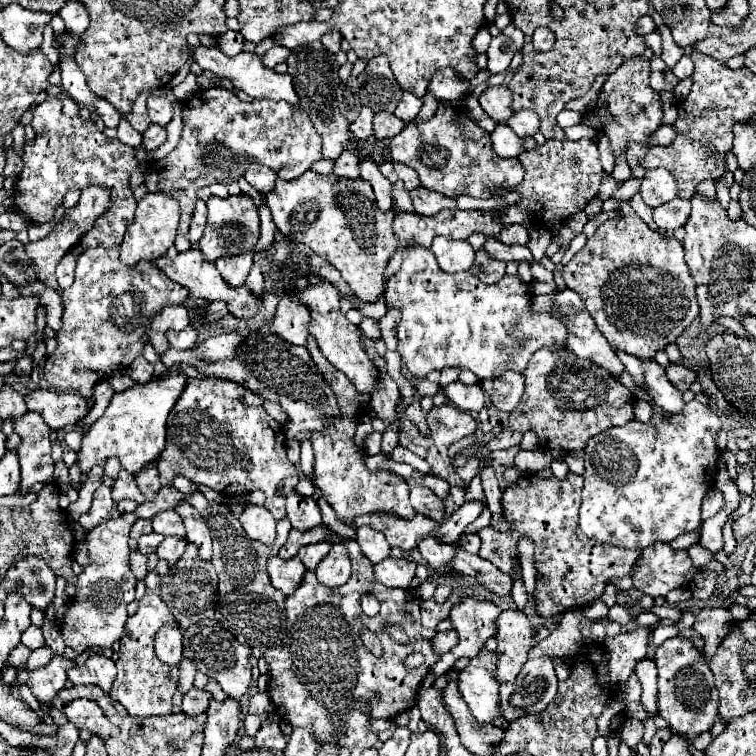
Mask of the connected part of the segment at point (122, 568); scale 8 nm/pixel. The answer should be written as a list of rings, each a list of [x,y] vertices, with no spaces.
[[[121,514],[95,526],[87,538],[89,564],[83,566],[83,572],[77,576],[77,594],[71,598],[63,620],[57,624],[65,646],[75,652],[87,648],[105,648],[121,638],[123,626],[127,620],[127,604],[135,600],[135,576],[129,566],[129,530],[137,518],[133,514]]]

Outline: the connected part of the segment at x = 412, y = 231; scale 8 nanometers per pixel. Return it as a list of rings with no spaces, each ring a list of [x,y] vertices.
[[[441,210],[441,212],[435,214],[435,216],[421,216],[421,214],[415,214],[415,212],[395,212],[395,218],[393,218],[393,232],[395,232],[395,236],[397,236],[397,250],[393,252],[393,256],[391,256],[389,262],[387,262],[385,280],[389,280],[389,278],[401,268],[401,254],[403,254],[409,246],[413,246],[413,242],[417,242],[419,246],[429,248],[435,236],[445,236],[445,238],[451,238],[451,240],[467,240],[467,236],[469,236],[471,232],[483,232],[485,236],[495,236],[501,228],[503,228],[503,226],[501,226],[499,212]]]

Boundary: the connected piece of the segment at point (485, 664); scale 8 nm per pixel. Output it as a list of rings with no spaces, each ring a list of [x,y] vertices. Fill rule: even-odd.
[[[483,648],[465,670],[459,672],[457,684],[463,700],[477,722],[493,722],[493,726],[507,728],[509,720],[501,718],[499,710],[499,682],[493,678],[497,670],[497,654]]]

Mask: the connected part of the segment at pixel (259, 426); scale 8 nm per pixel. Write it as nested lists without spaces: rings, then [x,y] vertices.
[[[189,378],[181,398],[175,402],[167,420],[167,448],[157,460],[161,486],[171,486],[175,474],[183,474],[195,484],[205,484],[213,490],[231,494],[249,494],[253,490],[263,490],[267,500],[265,506],[275,520],[286,517],[287,494],[297,486],[299,472],[297,466],[285,456],[285,432],[279,422],[275,422],[263,410],[263,398],[251,394],[247,388],[221,378]]]

